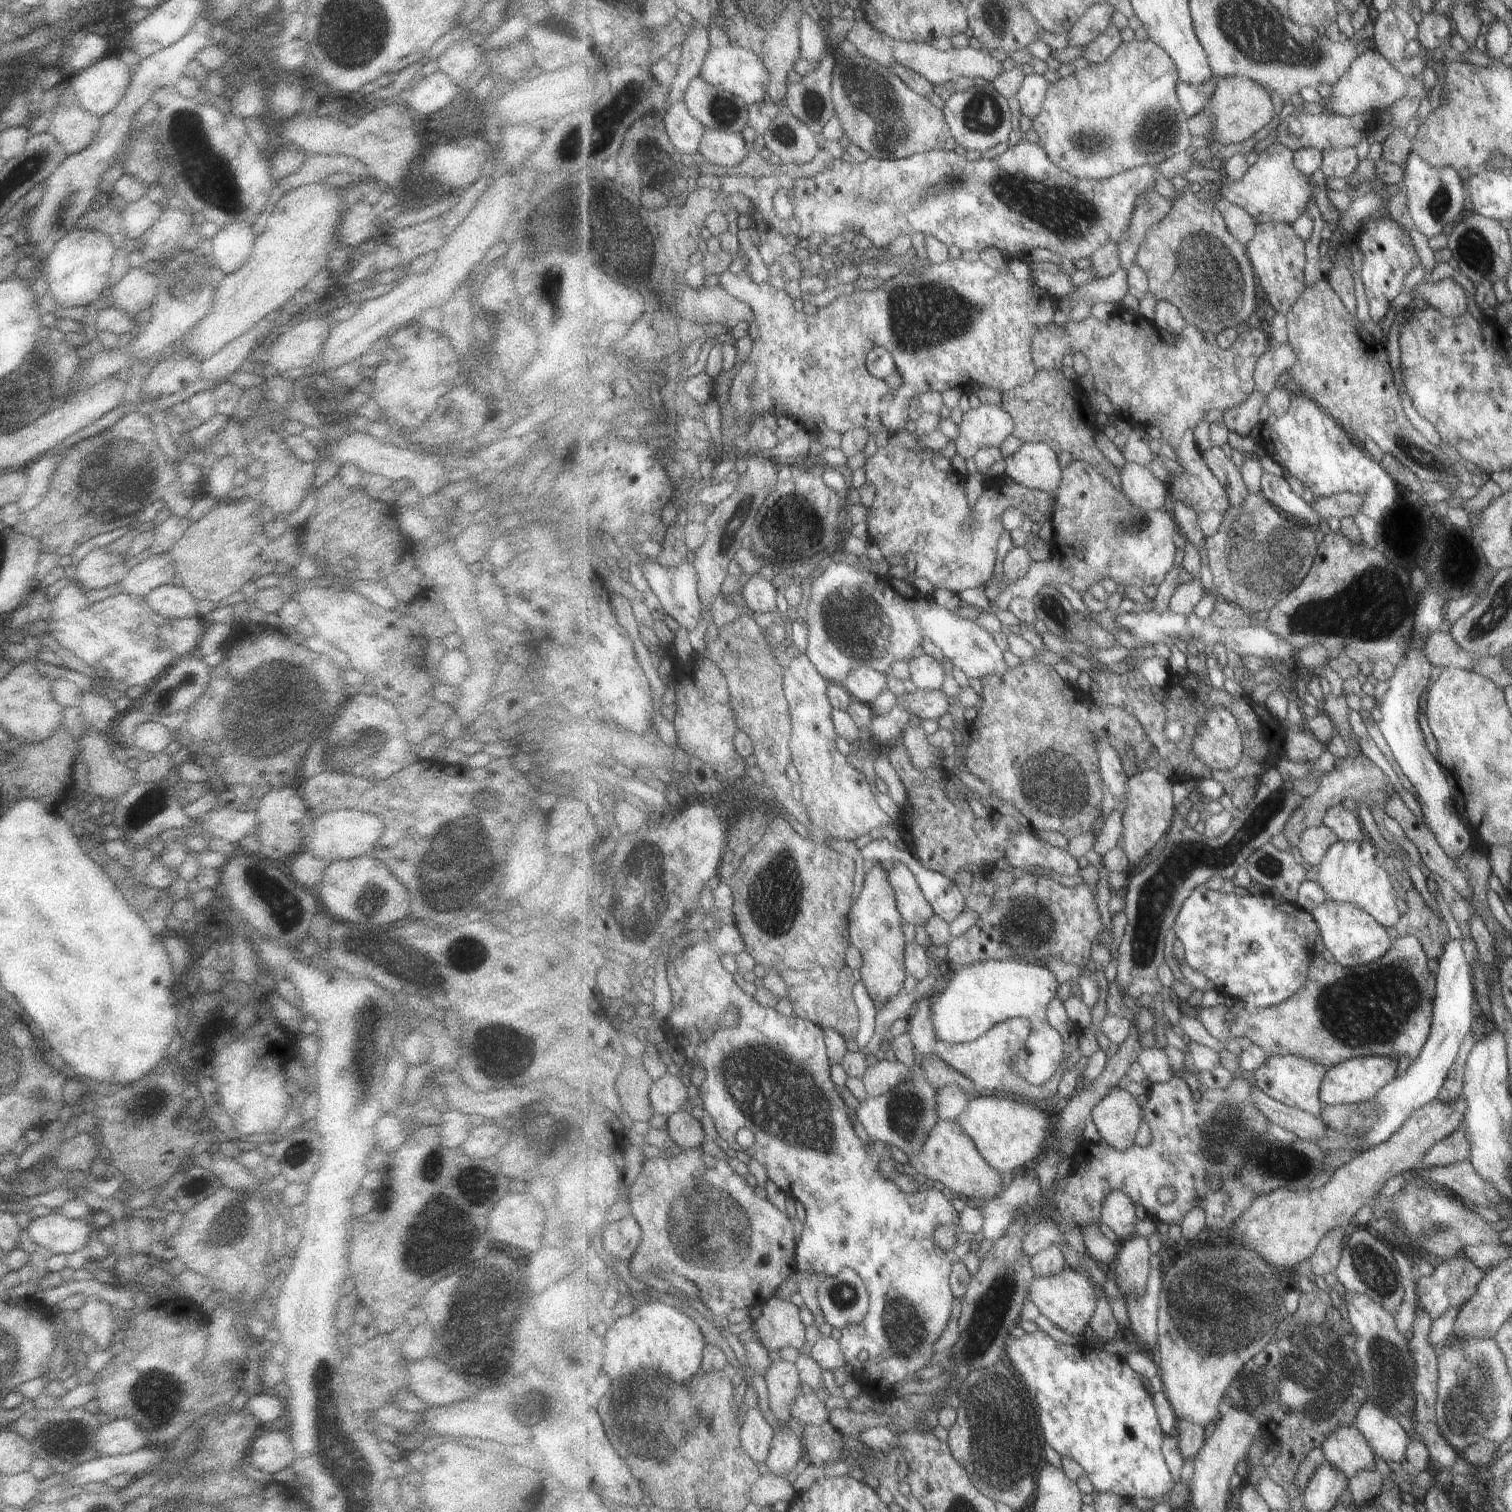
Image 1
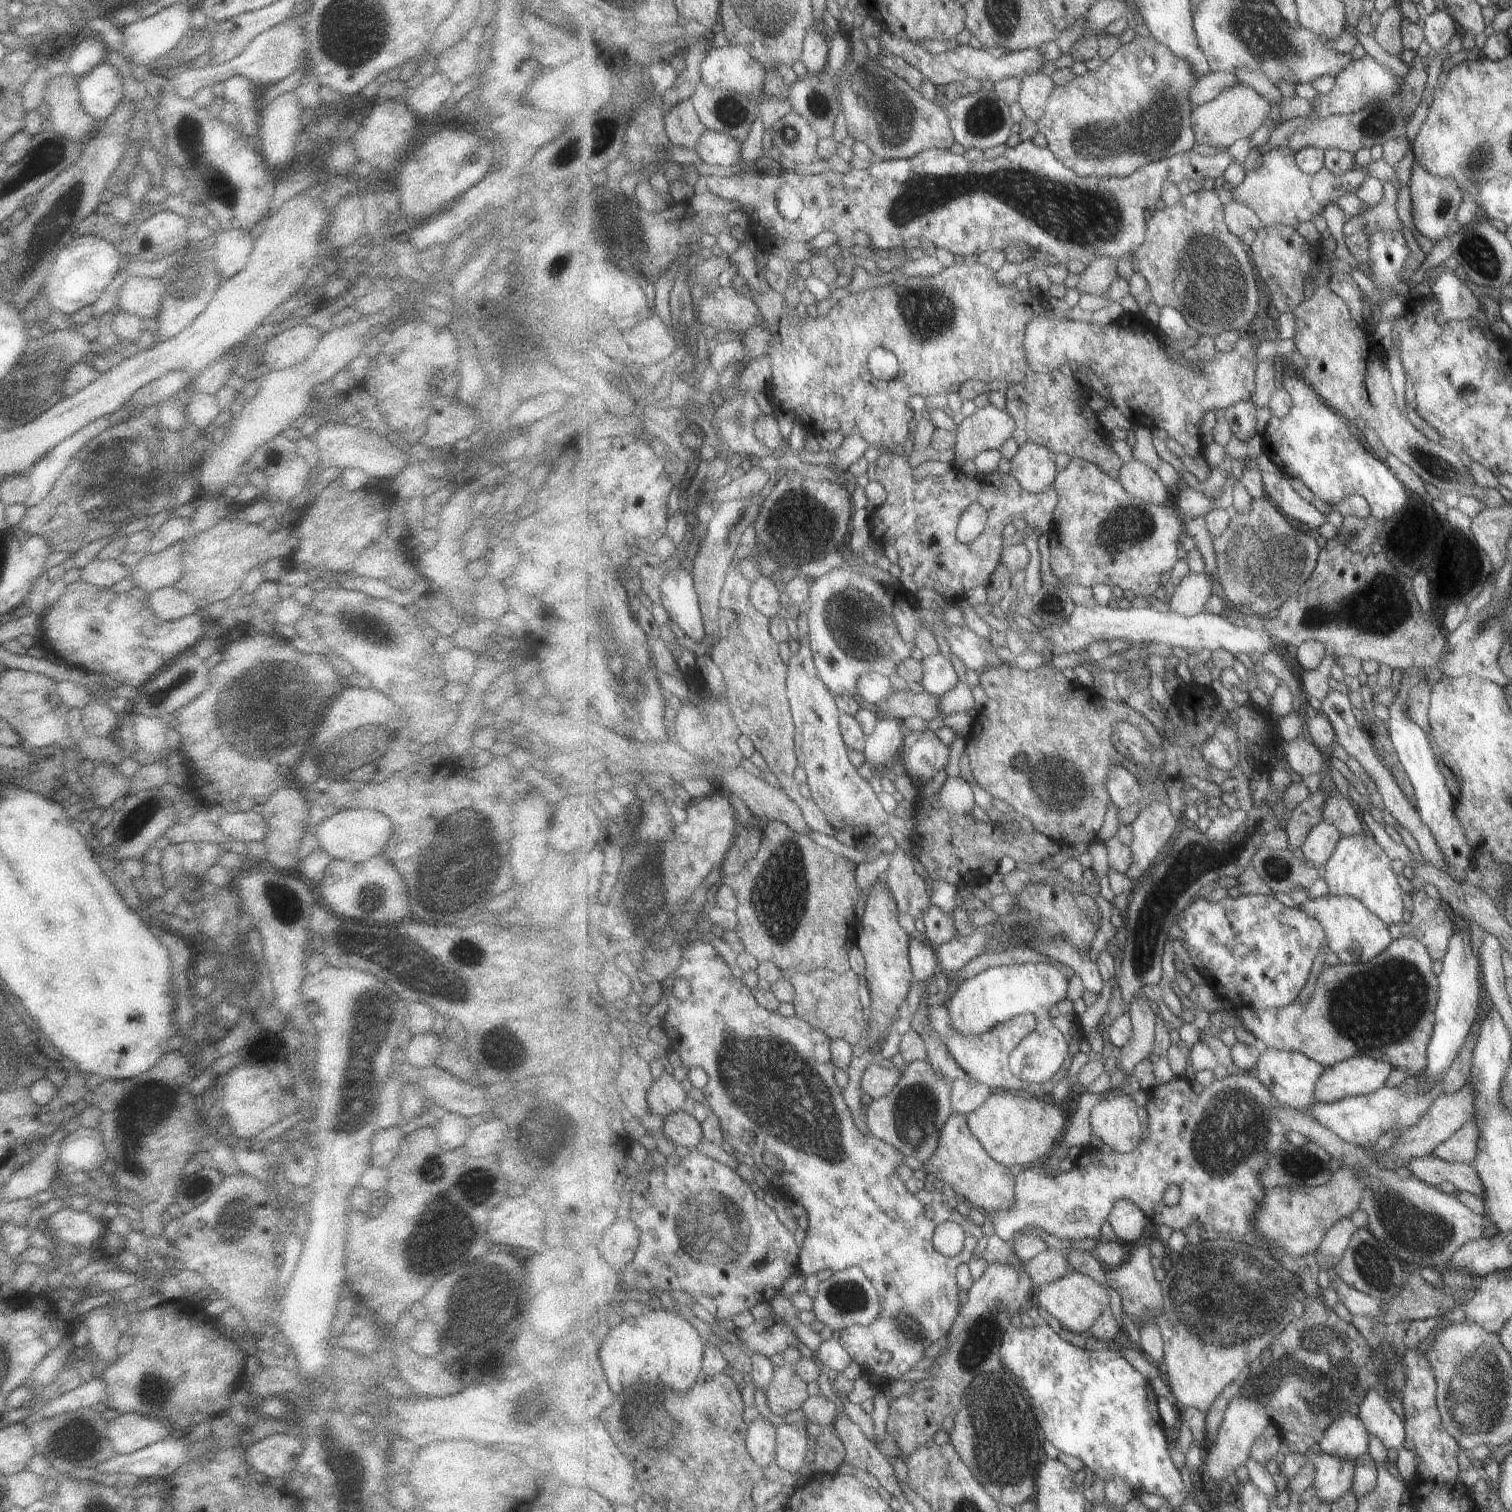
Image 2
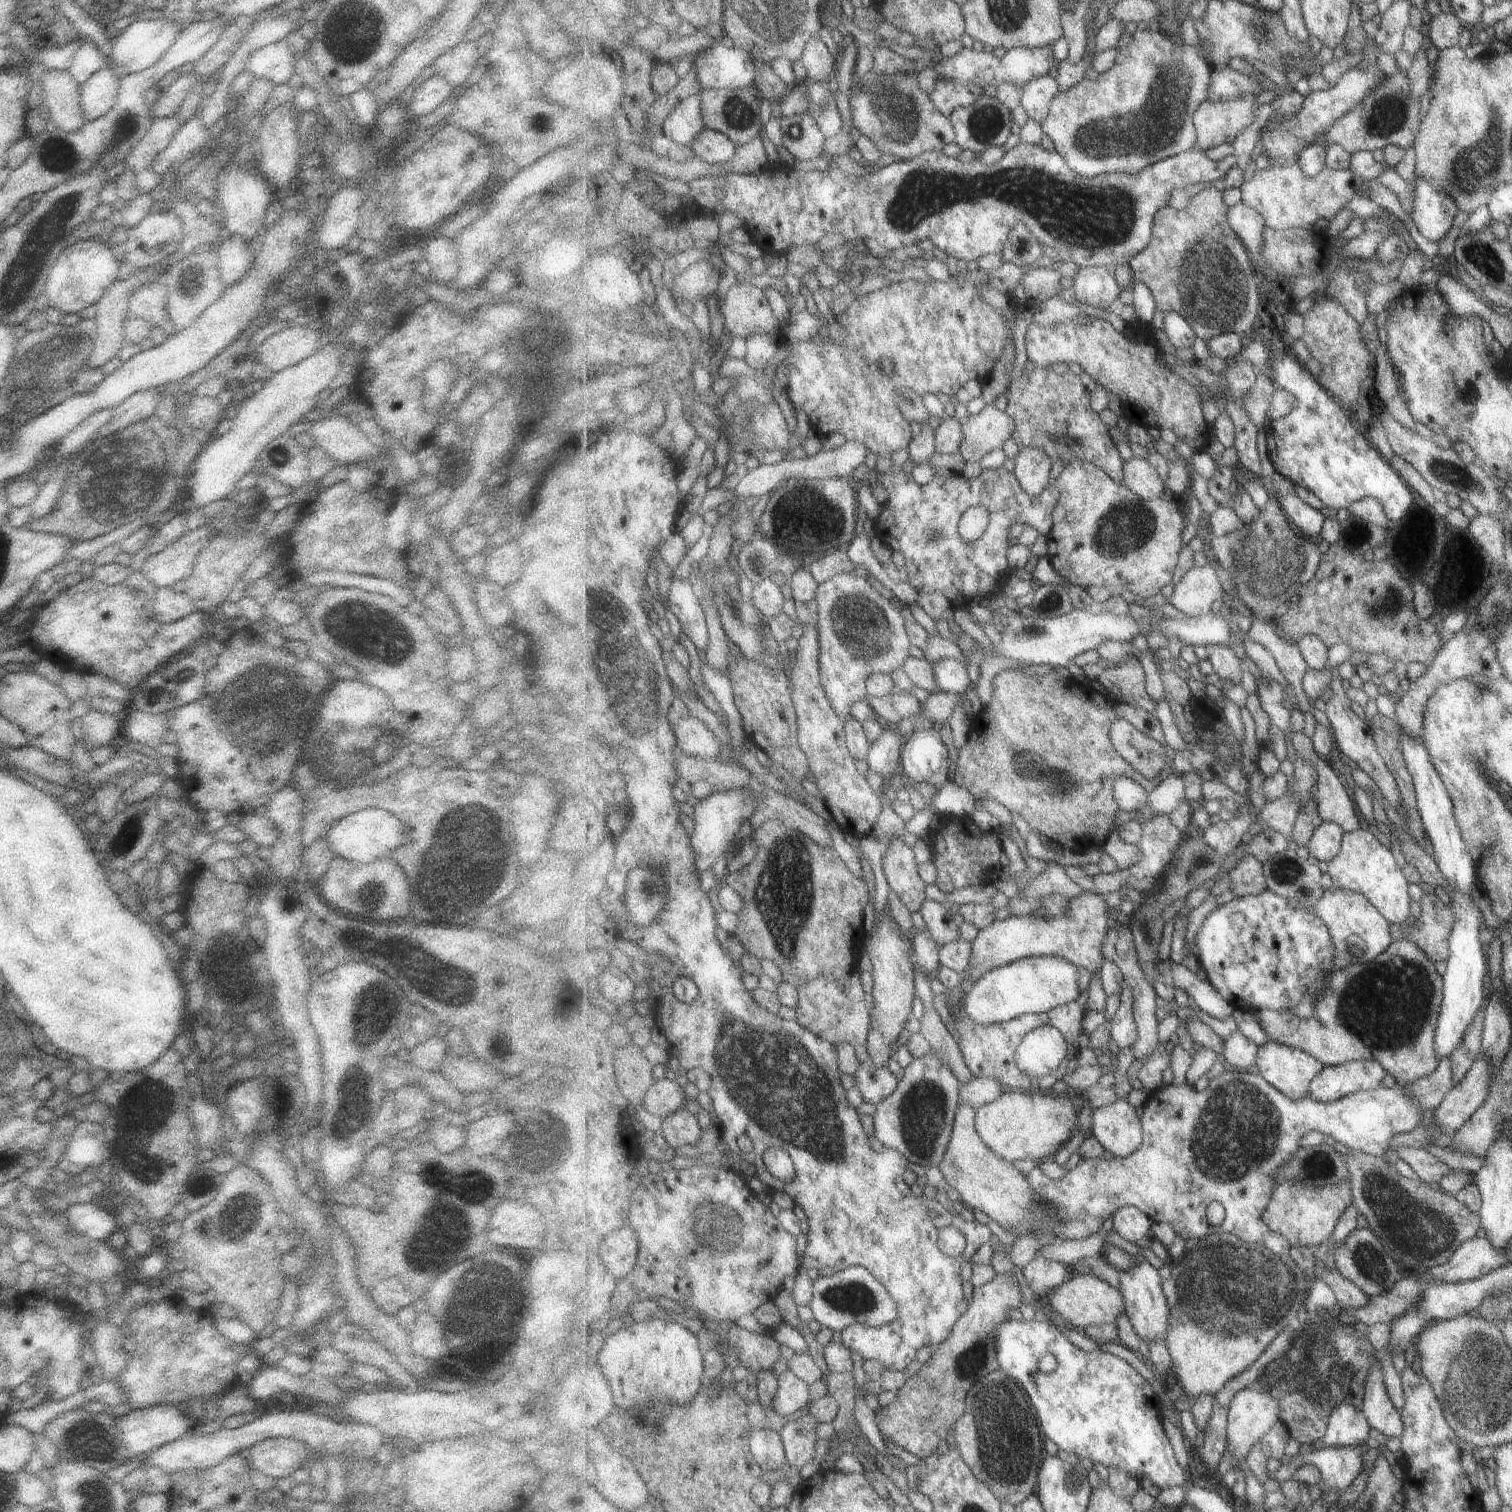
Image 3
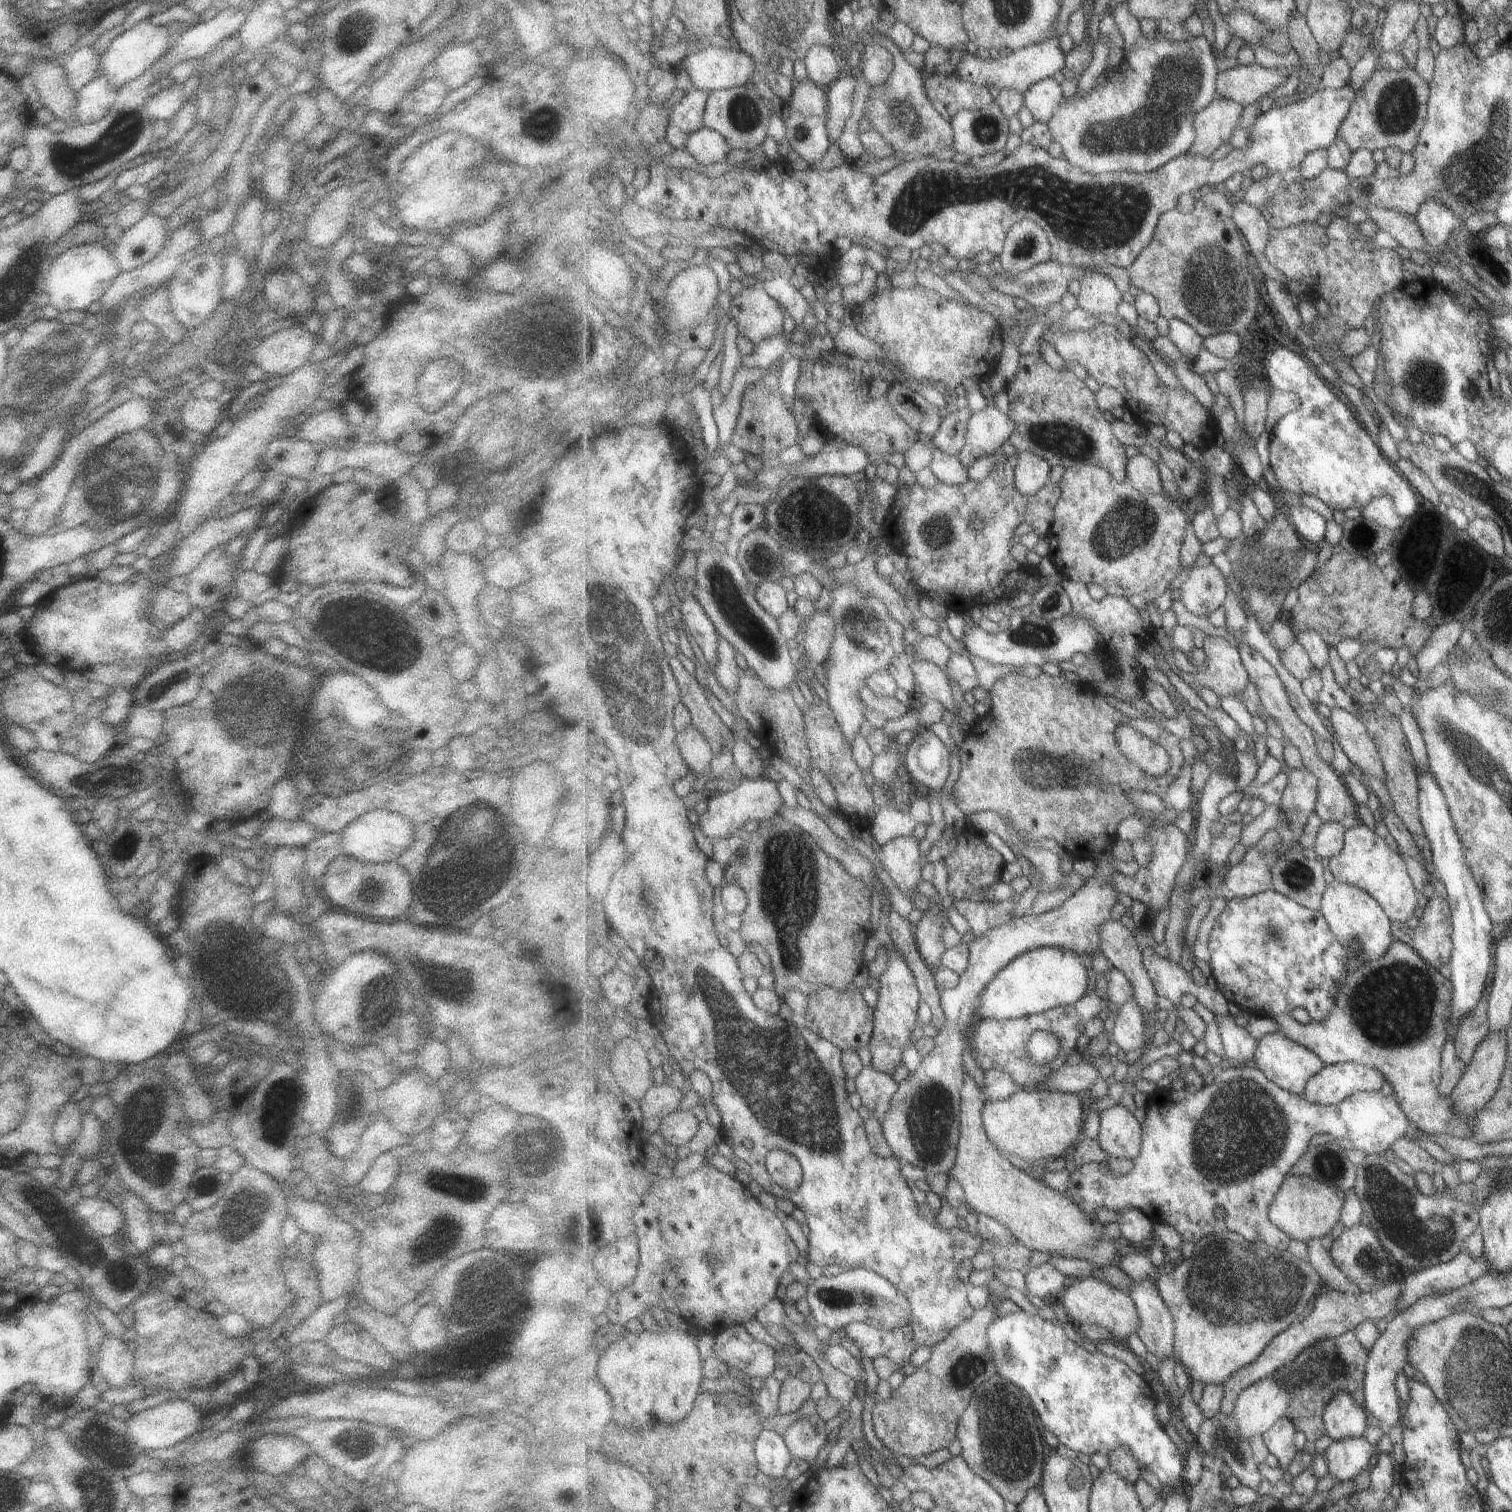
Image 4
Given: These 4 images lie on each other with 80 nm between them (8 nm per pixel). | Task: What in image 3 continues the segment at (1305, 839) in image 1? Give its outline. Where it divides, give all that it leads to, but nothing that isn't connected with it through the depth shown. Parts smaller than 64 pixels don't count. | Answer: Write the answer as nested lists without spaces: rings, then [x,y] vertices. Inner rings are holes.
[[[1324,821],[1306,844],[1309,858],[1325,866],[1341,852],[1345,834],[1346,832],[1337,823]]]

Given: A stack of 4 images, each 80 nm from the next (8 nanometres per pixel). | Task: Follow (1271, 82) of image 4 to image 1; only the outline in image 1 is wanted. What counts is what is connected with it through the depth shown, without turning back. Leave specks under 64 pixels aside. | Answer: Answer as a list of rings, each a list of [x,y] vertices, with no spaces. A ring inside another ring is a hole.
[[[1214,76],[1209,82],[1201,84],[1201,86],[1193,86],[1193,84],[1187,84],[1187,82],[1177,84],[1179,104],[1181,104],[1183,112],[1187,114],[1189,118],[1194,114],[1201,113],[1201,110],[1205,109],[1209,100],[1211,100],[1213,94],[1215,94],[1218,78],[1218,76]]]

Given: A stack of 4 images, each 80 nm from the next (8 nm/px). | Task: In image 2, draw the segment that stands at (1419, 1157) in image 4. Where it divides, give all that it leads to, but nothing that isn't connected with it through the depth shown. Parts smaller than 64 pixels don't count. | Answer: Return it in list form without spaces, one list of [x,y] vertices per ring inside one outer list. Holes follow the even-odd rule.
[[[1429,1155],[1413,1160],[1408,1169],[1426,1184],[1439,1187],[1447,1182],[1457,1188],[1457,1193],[1468,1192],[1483,1200],[1481,1178],[1471,1163],[1443,1162]]]

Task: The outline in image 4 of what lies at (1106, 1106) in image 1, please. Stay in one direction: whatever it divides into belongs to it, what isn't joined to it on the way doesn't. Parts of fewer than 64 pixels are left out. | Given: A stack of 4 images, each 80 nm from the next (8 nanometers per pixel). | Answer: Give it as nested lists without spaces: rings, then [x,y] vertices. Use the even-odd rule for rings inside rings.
[[[1117,1105],[1099,1114],[1098,1141],[1101,1148],[1116,1159],[1136,1159],[1140,1155],[1143,1124],[1131,1110]]]

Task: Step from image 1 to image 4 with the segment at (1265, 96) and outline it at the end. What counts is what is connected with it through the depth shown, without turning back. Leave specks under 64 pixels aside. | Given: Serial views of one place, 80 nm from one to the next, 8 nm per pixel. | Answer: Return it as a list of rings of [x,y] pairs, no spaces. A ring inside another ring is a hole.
[[[1217,97],[1208,107],[1197,112],[1194,120],[1196,142],[1188,152],[1211,158],[1239,128],[1243,107],[1237,101]]]

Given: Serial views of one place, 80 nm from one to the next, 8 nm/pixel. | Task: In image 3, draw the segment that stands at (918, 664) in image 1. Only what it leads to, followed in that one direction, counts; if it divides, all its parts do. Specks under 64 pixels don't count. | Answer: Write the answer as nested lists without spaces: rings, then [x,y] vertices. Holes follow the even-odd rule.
[[[963,654],[963,662],[941,658],[939,662],[931,662],[935,672],[935,682],[940,692],[967,692],[974,686],[969,676],[970,658]]]

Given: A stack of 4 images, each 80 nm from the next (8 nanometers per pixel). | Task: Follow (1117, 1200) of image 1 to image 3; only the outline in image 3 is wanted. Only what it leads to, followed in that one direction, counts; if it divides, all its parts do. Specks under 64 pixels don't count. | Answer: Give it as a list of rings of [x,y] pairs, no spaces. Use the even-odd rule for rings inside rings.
[[[1123,1206],[1112,1216],[1113,1230],[1124,1240],[1135,1244],[1145,1237],[1152,1237],[1151,1228],[1153,1228],[1154,1221],[1139,1208]]]

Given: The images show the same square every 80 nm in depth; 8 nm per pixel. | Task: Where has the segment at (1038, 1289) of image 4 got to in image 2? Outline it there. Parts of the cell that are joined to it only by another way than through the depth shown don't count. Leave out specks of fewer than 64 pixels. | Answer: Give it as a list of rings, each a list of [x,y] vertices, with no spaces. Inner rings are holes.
[[[1049,1248],[1027,1261],[1025,1270],[1037,1289],[1043,1284],[1051,1284],[1064,1278],[1071,1271],[1071,1267],[1063,1251]]]

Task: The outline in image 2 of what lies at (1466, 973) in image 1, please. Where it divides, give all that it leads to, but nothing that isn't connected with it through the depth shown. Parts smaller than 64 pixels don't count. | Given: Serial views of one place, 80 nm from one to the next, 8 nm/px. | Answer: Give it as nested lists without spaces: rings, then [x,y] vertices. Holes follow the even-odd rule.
[[[1459,922],[1459,932],[1450,939],[1449,949],[1442,961],[1442,970],[1438,975],[1439,997],[1436,1012],[1436,1024],[1434,1025],[1433,1037],[1428,1045],[1425,1072],[1415,1074],[1413,1080],[1417,1080],[1417,1088],[1421,1088],[1425,1094],[1437,1088],[1437,1084],[1443,1082],[1448,1075],[1449,1068],[1460,1055],[1461,1048],[1470,1036],[1471,1026],[1479,1016],[1479,1004],[1487,1002],[1484,988],[1484,980],[1481,977],[1480,956],[1473,952],[1471,934],[1467,930],[1466,923]]]

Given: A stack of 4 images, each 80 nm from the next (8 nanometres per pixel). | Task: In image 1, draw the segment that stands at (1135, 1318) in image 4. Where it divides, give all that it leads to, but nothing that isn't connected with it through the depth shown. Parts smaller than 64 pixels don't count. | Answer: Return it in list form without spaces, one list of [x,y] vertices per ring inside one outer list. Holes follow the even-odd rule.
[[[1066,1267],[1050,1276],[1035,1276],[1029,1286],[1029,1301],[1039,1310],[1040,1315],[1049,1319],[1057,1328],[1075,1335],[1087,1335],[1090,1332],[1089,1322],[1096,1315],[1100,1298],[1097,1298],[1095,1284],[1076,1269]]]

